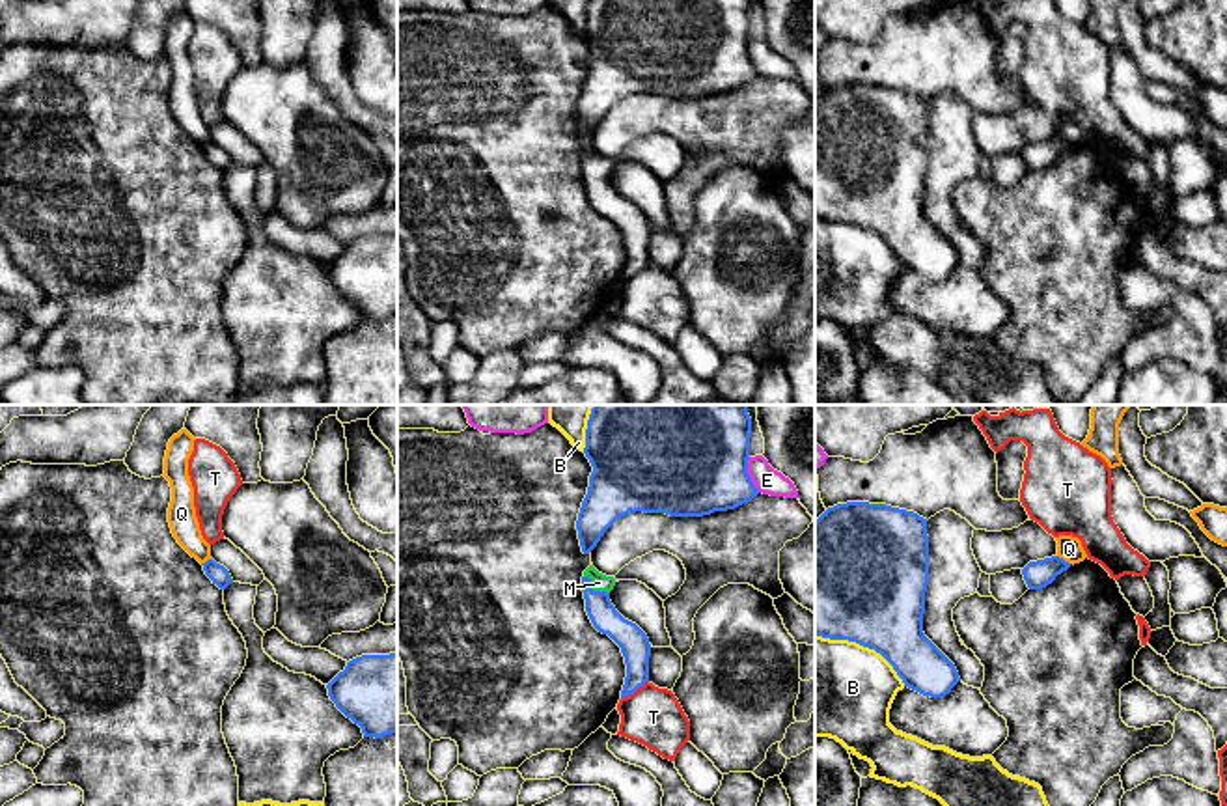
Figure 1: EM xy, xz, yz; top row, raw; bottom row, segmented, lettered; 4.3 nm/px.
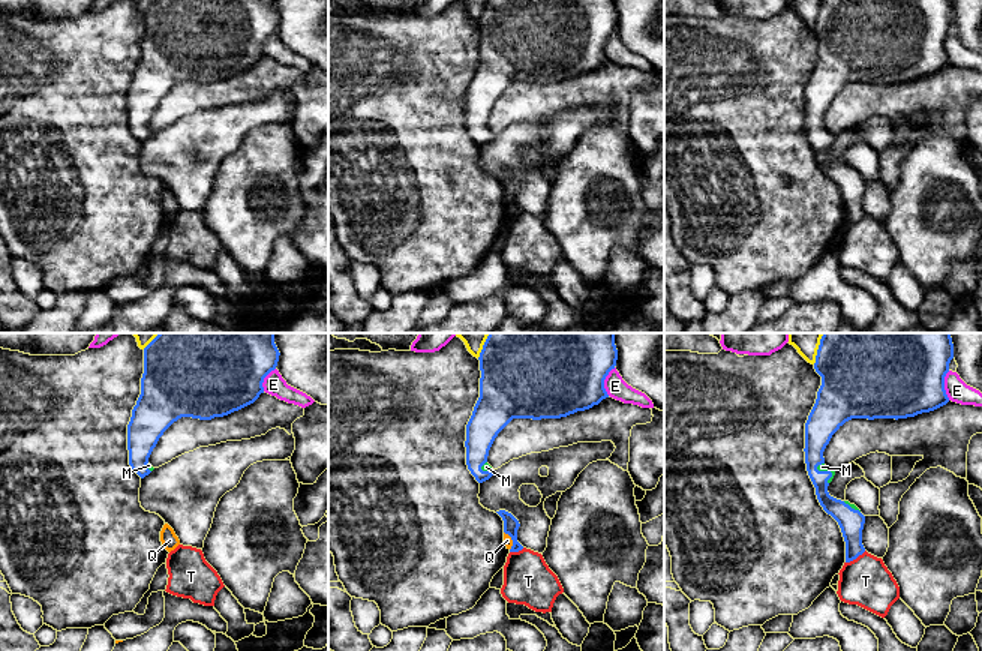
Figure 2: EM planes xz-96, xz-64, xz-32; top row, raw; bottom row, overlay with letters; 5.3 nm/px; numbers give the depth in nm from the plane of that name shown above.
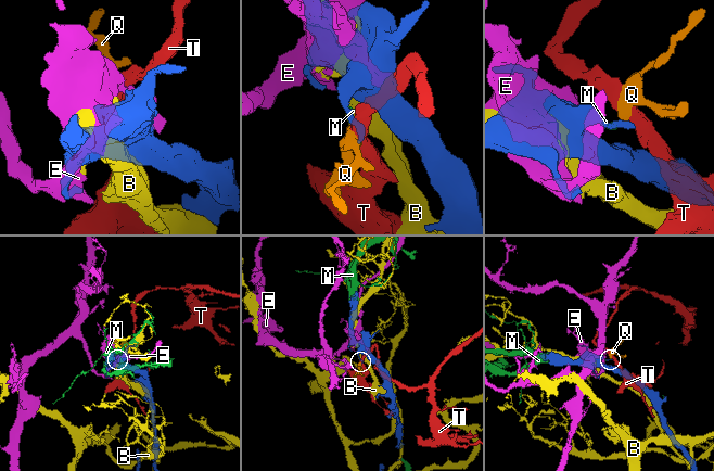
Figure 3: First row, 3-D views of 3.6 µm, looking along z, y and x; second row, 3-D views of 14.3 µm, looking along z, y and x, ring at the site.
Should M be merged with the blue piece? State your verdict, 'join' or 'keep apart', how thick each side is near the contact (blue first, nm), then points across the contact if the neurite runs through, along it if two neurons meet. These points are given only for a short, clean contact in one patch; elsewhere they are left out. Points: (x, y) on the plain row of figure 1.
join | 120/80 nm

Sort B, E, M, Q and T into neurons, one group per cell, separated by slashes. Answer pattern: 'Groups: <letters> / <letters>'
Groups: B / E / M / Q / T

